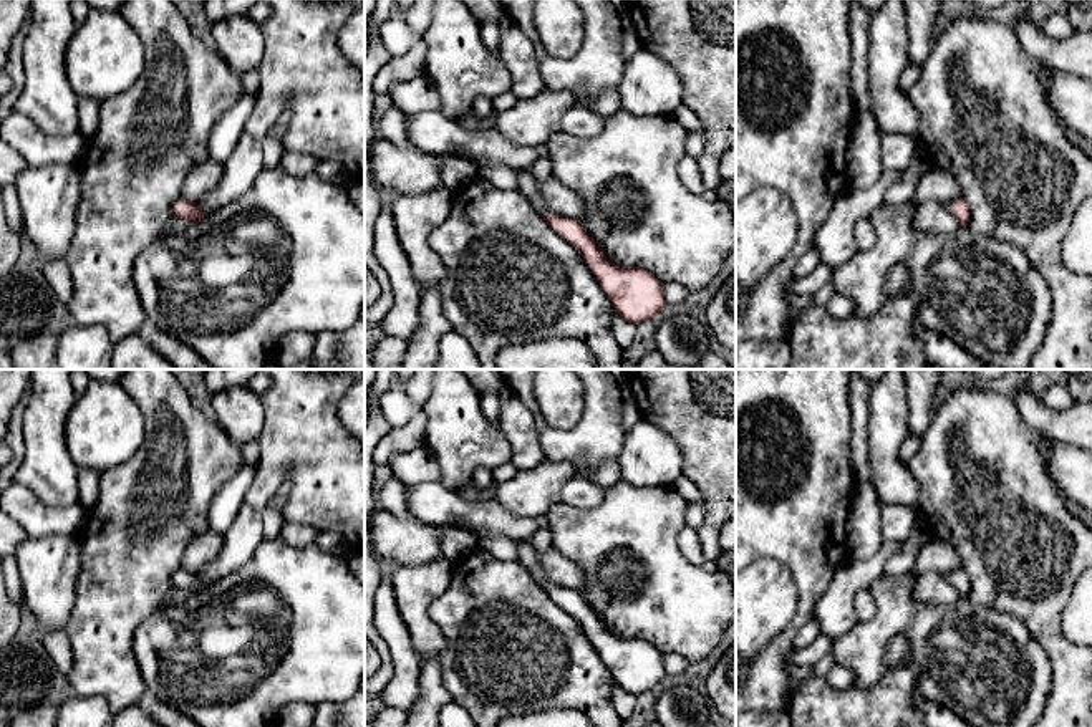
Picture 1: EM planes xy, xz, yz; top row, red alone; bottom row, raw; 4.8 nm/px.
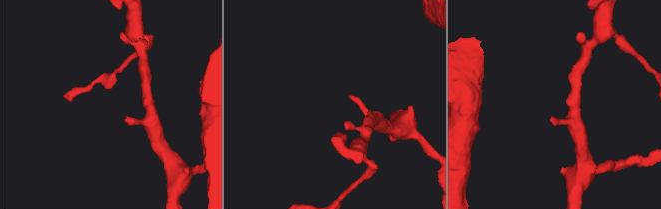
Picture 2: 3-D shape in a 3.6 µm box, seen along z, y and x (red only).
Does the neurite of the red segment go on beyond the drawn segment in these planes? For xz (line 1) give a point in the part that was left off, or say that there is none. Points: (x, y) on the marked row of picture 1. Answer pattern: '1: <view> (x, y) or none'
1: xz (527, 184)

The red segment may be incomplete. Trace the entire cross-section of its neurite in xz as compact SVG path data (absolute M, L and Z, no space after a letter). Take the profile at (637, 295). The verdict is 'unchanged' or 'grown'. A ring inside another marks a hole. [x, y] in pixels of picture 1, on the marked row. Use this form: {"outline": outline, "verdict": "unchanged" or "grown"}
{"outline": "M530 171L519 172L517 189L534 205L539 215L568 243L588 265L615 313L633 325L653 320L664 306L663 282L641 267L616 267L575 219L548 214L539 197L537 179Z", "verdict": "grown"}

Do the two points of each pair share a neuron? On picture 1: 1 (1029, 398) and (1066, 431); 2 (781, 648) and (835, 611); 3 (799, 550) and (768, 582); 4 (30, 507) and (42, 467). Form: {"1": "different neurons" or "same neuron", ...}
{"1": "same neuron", "2": "different neurons", "3": "different neurons", "4": "different neurons"}

